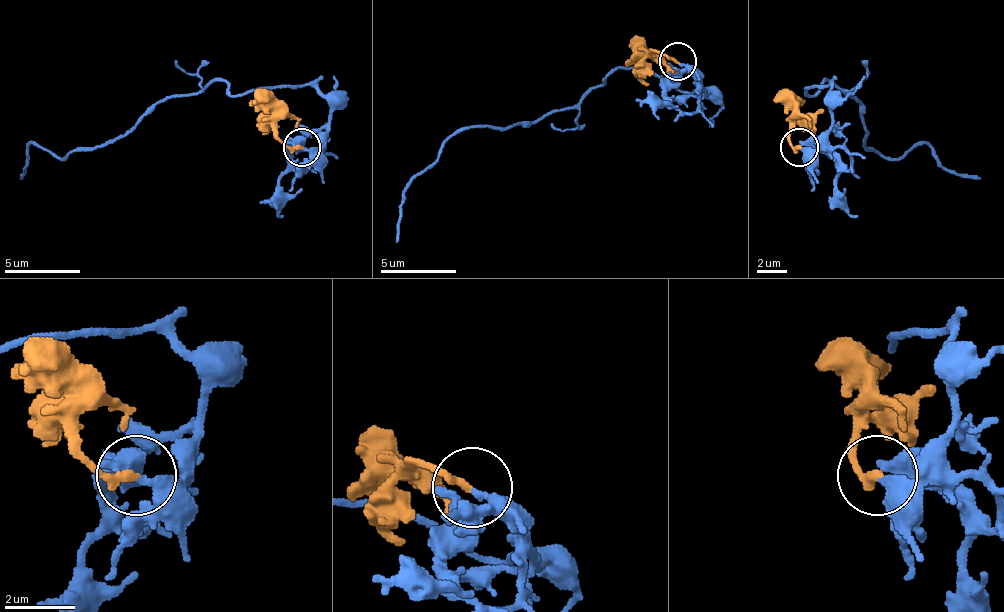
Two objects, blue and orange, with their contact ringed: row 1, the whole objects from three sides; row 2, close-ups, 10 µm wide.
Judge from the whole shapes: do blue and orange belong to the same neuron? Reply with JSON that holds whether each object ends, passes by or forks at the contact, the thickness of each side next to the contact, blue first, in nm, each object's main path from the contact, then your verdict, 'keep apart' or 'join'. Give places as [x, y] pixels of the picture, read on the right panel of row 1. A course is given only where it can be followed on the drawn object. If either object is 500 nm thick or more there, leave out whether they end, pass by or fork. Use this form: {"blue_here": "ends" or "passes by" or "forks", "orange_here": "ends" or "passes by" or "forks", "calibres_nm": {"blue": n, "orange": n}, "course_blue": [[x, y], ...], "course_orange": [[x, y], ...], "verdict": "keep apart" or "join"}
{"blue_here": "forks", "orange_here": "ends", "calibres_nm": {"blue": 170, "orange": 240}, "course_blue": [[802, 146], [832, 123], [832, 89], [806, 93], [832, 82], [859, 105], [866, 146], [926, 146], [979, 180]], "course_orange": [[798, 146], [794, 146], [791, 135], [791, 116], [783, 89]], "verdict": "join"}

